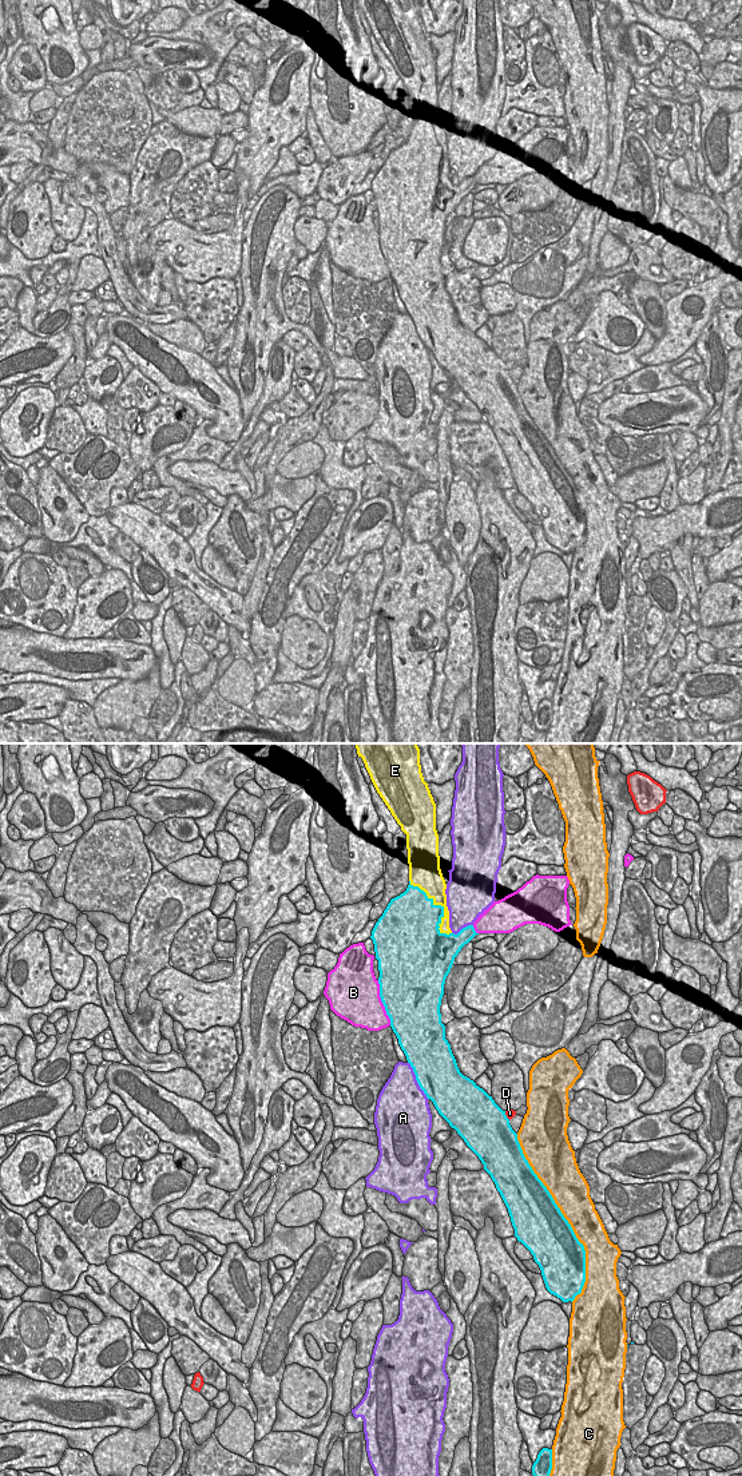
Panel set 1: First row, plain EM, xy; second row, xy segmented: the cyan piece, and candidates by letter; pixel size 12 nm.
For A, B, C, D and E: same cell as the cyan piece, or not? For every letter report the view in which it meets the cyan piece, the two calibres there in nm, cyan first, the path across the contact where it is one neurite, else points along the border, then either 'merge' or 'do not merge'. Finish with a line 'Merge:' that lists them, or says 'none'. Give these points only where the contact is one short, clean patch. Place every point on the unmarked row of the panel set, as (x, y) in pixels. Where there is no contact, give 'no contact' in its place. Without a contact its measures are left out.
A: xy | 500/480 nm | do not merge
B: xy | 500/480 nm | do not merge
C: xy | 500/400 nm | do not merge
D: xy | 500/100 nm | do not merge
E: xy | 380/260 nm | merge
Merge: E

